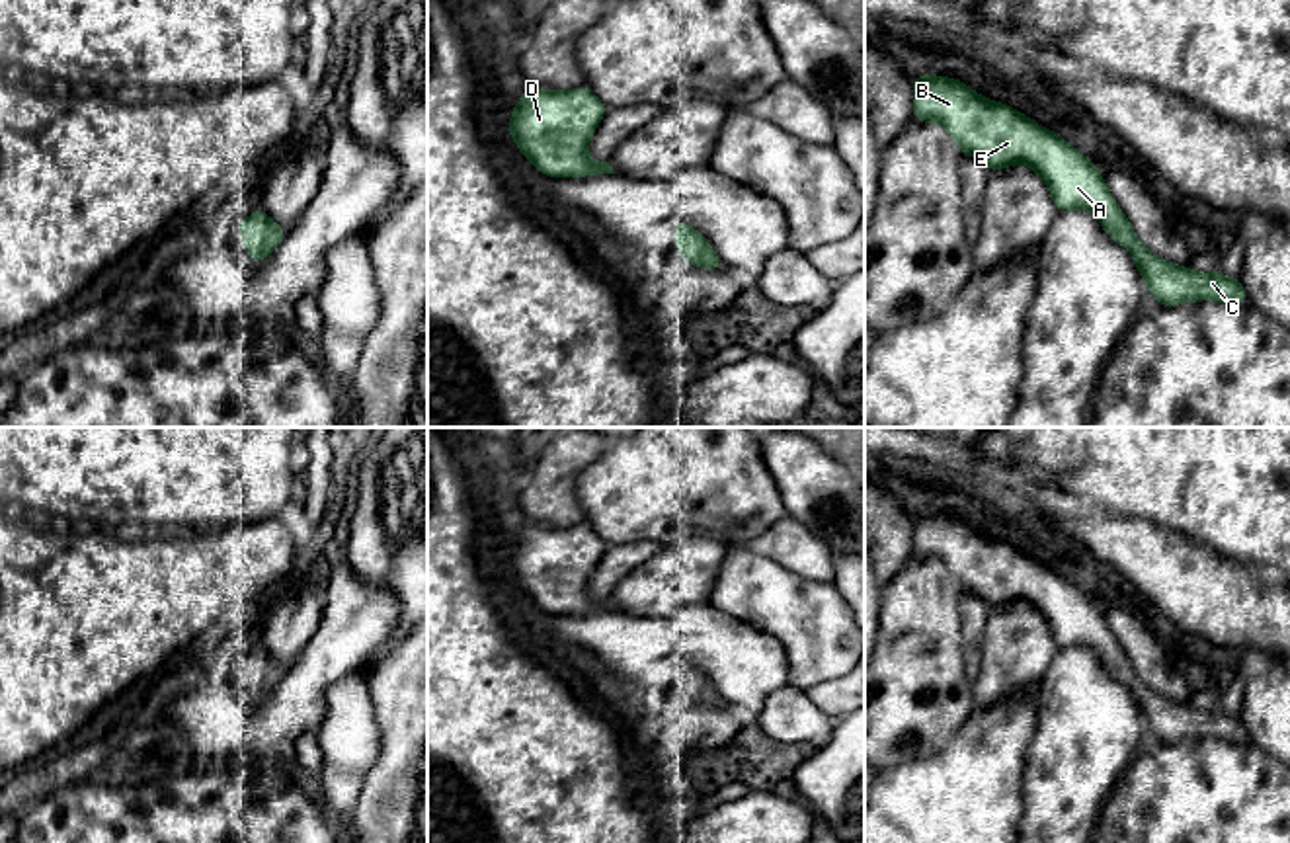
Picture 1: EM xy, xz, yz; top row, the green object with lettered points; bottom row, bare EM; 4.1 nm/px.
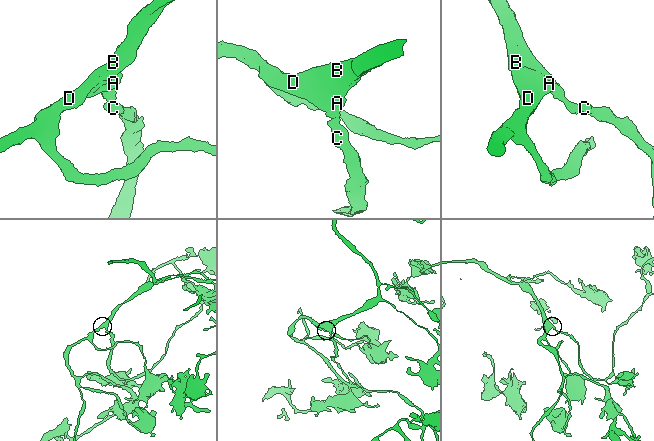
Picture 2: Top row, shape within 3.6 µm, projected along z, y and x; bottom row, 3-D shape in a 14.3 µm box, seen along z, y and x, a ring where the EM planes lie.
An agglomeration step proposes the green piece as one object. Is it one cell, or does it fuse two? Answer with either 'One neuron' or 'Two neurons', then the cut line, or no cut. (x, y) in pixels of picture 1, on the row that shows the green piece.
One neuron. No split

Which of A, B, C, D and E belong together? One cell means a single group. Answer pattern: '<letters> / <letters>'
A B C D E

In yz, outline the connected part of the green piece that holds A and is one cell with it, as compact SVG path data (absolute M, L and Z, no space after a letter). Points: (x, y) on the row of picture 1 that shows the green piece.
M921 74L913 80L913 119L939 121L960 152L982 160L989 172L1028 164L1046 181L1058 213L1077 207L1095 213L1103 230L1130 250L1159 306L1187 301L1249 302L1239 279L1222 271L1200 273L1153 256L1136 238L1099 168L1058 133L1011 105L991 101L956 78Z

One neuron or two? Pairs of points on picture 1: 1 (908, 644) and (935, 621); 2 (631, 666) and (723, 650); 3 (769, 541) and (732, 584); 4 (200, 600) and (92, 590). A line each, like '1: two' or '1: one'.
1: one
2: one
3: two
4: one

